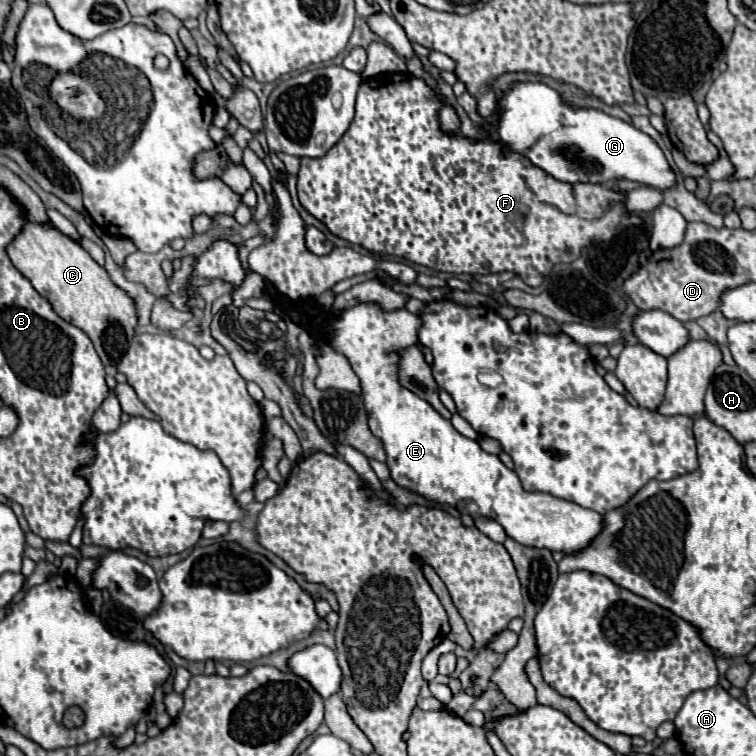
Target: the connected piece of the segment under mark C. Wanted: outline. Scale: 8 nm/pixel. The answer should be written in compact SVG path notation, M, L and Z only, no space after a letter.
M26 221L22 231L6 247L6 253L34 289L50 301L54 311L90 337L104 365L116 365L122 359L134 337L136 309L132 299L112 283L106 269L88 251L64 237L54 223Z

